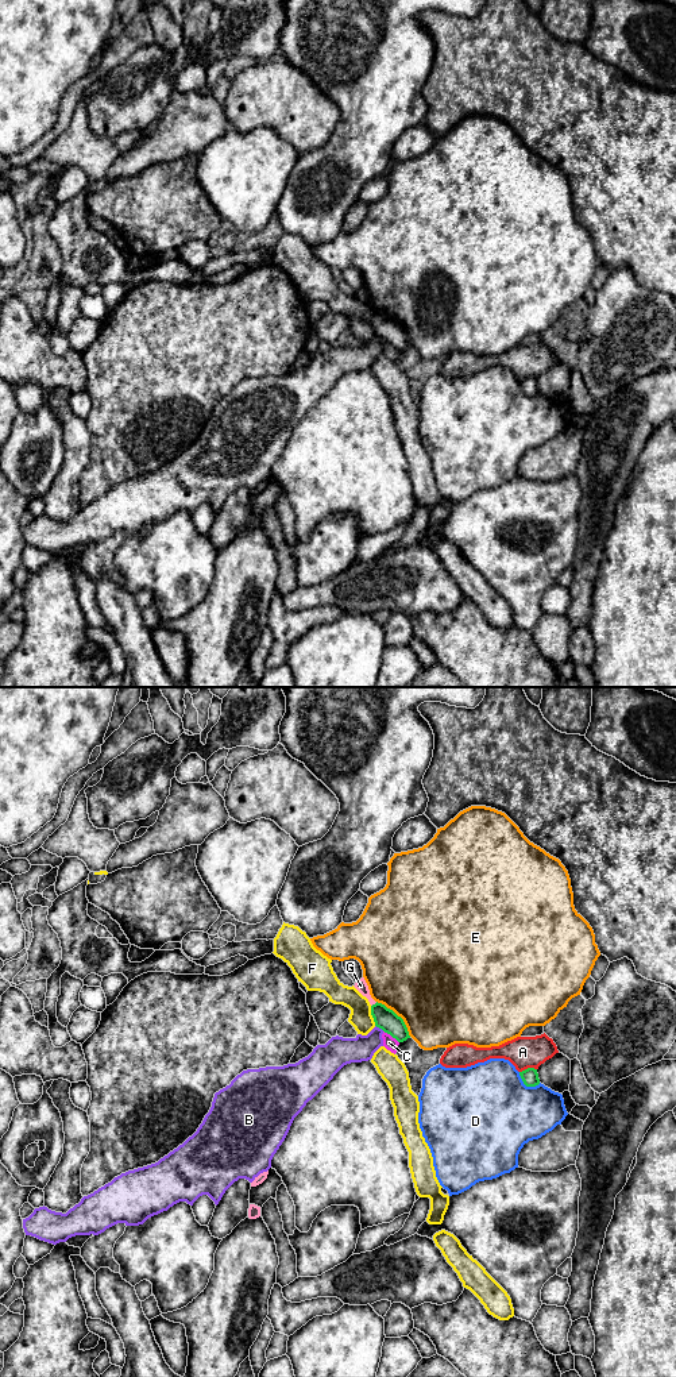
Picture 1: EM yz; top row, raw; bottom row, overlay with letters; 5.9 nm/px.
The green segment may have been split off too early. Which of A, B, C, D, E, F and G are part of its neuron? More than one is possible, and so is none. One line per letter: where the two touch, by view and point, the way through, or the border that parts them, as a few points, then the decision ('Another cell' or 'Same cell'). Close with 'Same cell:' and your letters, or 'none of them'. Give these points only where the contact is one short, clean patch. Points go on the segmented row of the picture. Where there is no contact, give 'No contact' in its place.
A: Touches green at yz (528, 1068). Another cell
B: Touches green at yz (379, 1028). Another cell
C: Touches green at yz (391, 1036). Another cell
D: Touches green at yz (526, 1086). Another cell
E: Touches green at yz (397, 1015). Another cell
F: Touches green at yz (371, 1014). Boundary: yz (370, 1006), (370, 1014), (375, 1025). Another cell
G: Touches green at yz (375, 1003). Boundary: yz (377, 1002), (371, 1006). Another cell
Same cell: none of them

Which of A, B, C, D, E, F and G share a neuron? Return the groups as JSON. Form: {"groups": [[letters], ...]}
{"groups": [["A"], ["B"], ["C"], ["D"], ["E"], ["F"], ["G"]]}

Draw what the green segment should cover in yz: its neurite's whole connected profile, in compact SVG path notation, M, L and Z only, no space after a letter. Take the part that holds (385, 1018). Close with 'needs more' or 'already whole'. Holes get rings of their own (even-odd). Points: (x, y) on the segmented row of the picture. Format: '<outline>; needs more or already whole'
M378 1002L372 1004L371 1015L374 1018L375 1026L390 1034L398 1042L403 1042L410 1038L403 1019L385 1004Z; already whole

